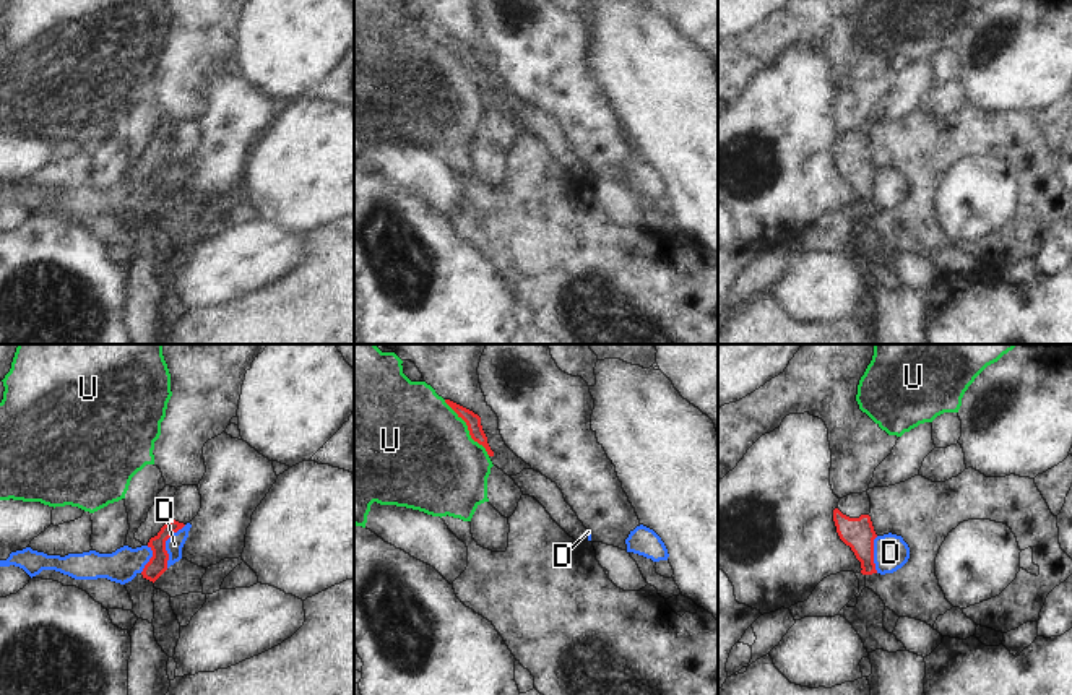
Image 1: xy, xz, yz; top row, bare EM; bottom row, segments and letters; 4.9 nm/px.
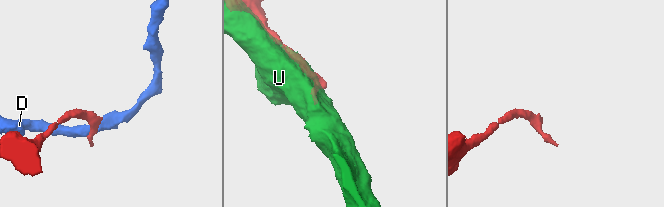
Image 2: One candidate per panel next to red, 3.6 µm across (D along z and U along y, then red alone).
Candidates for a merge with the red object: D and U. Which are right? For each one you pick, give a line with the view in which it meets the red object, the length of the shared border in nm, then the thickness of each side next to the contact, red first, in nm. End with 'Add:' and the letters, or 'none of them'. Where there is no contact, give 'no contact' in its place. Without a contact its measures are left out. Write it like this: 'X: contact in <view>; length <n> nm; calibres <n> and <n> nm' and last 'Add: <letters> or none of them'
Add: none of them

